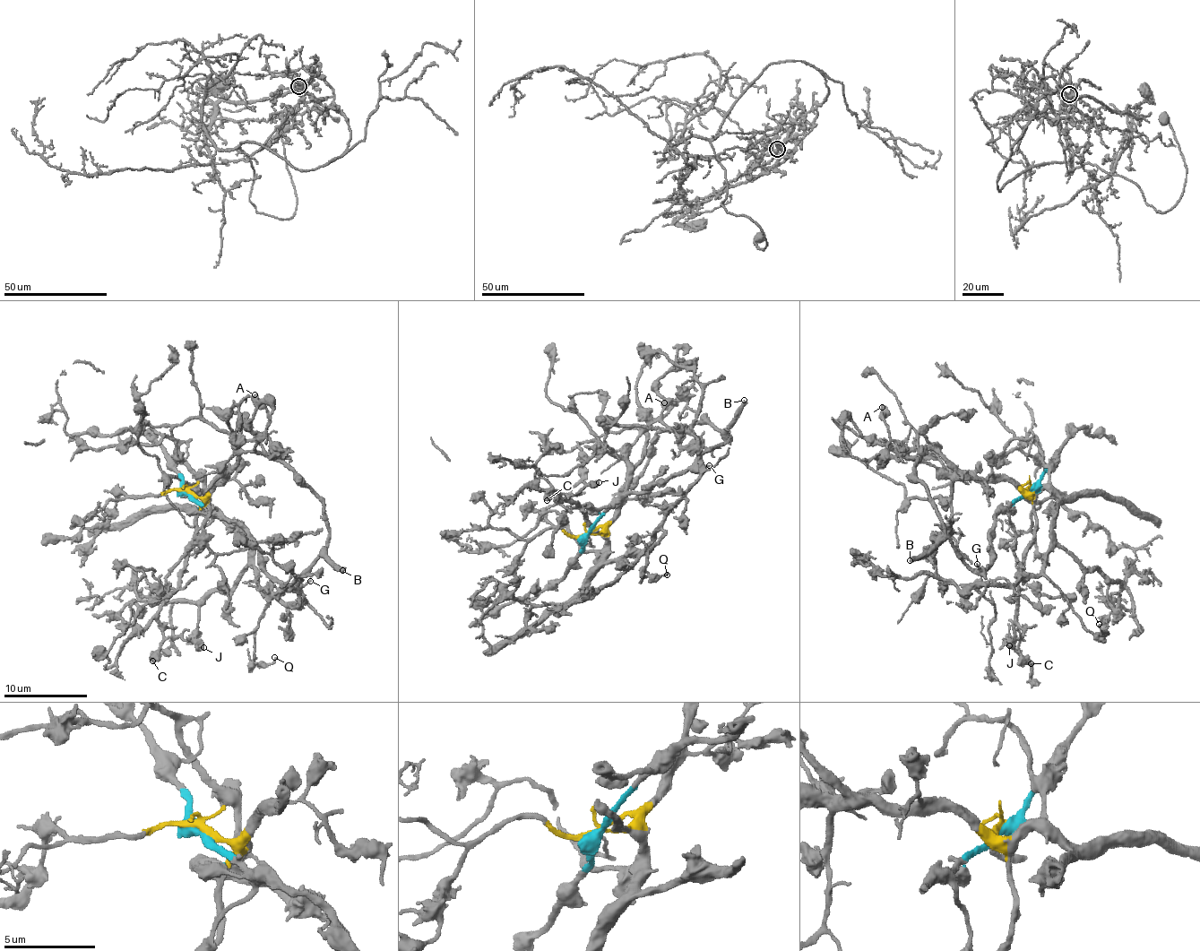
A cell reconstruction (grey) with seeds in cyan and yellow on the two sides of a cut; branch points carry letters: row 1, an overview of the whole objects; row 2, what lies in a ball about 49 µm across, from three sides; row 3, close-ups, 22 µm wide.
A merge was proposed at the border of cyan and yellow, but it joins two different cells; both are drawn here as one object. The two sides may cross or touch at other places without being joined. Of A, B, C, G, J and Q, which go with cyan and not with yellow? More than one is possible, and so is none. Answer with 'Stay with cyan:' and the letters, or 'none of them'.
Stay with cyan: B, G

